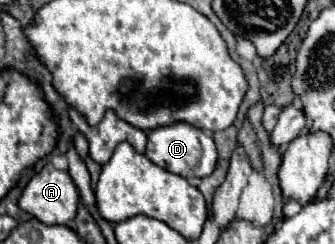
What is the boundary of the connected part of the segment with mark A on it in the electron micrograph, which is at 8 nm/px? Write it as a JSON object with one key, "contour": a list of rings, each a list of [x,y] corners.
{"contour":[[[50,162],[36,174],[32,176],[32,180],[26,184],[20,200],[18,200],[18,206],[36,216],[40,222],[44,224],[50,224],[50,226],[60,226],[60,224],[72,224],[74,216],[76,216],[76,210],[78,210],[78,202],[80,202],[80,194],[78,194],[78,188],[72,180],[72,176],[68,172],[62,172],[62,170],[56,170]]]}

